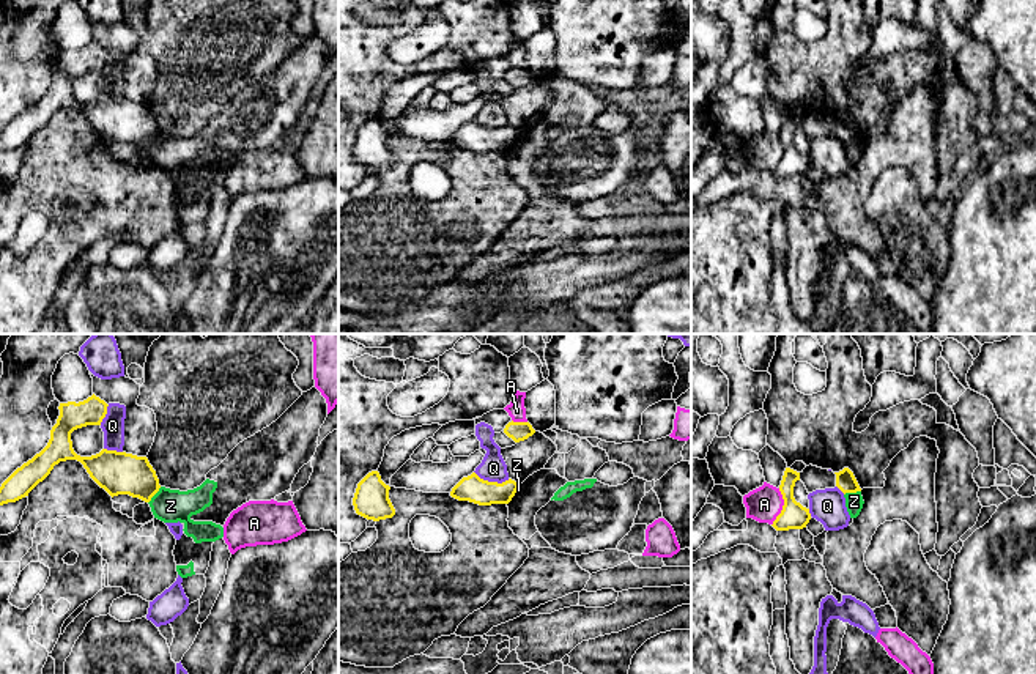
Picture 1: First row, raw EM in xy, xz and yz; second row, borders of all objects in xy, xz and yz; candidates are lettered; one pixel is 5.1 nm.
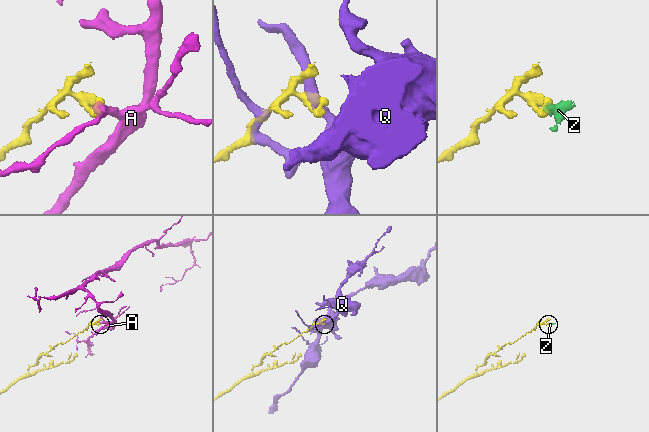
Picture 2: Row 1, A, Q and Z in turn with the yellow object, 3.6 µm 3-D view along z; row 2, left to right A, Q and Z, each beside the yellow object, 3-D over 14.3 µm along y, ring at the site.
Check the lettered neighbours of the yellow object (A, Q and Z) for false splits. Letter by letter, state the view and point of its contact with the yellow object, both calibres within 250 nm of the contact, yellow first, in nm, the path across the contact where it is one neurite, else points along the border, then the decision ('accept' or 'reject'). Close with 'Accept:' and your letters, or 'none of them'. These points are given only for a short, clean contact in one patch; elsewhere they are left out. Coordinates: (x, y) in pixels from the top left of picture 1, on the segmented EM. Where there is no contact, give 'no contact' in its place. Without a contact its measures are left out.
A: contact yz (783, 507); calibres 140 and 180 nm; border yz (780, 488), (783, 509), (772, 525); reject
Q: contact xz (492, 482); calibres 140 and 140 nm; reject
Z: contact yz (852, 492); calibres 100 and 100 nm; border yz (860, 490), (844, 495); reject
Accept: none of them

